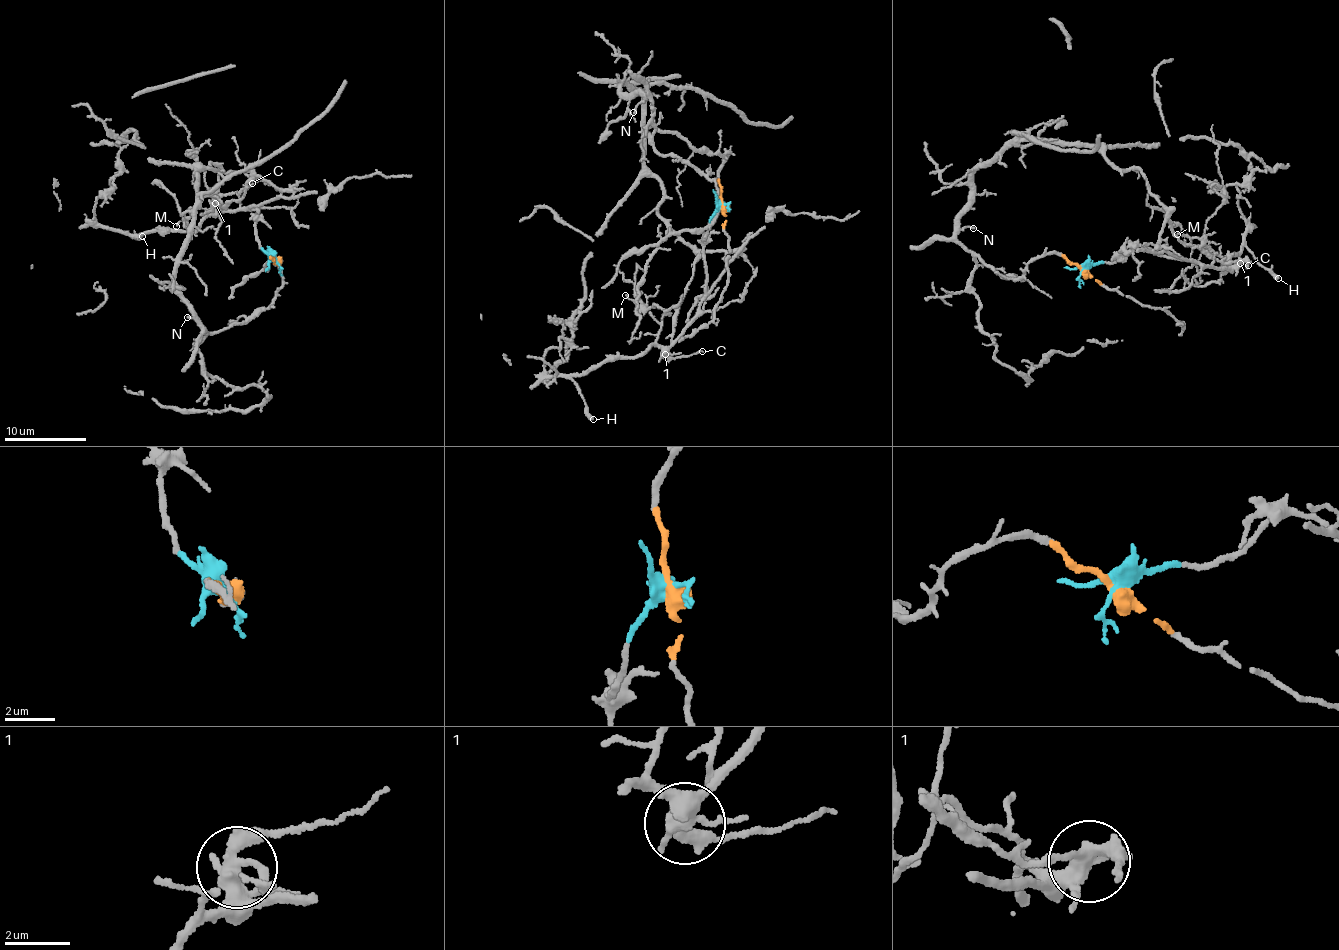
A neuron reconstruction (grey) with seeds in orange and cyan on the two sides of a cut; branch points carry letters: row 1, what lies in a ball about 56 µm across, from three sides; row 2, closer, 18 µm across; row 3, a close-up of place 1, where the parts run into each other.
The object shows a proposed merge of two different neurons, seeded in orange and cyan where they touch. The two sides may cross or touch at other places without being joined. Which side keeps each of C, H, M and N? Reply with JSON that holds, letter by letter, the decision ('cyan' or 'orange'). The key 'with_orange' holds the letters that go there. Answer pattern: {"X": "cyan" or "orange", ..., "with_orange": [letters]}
{"C": "cyan", "H": "cyan", "M": "orange", "N": "orange", "with_orange": ["M", "N"]}

